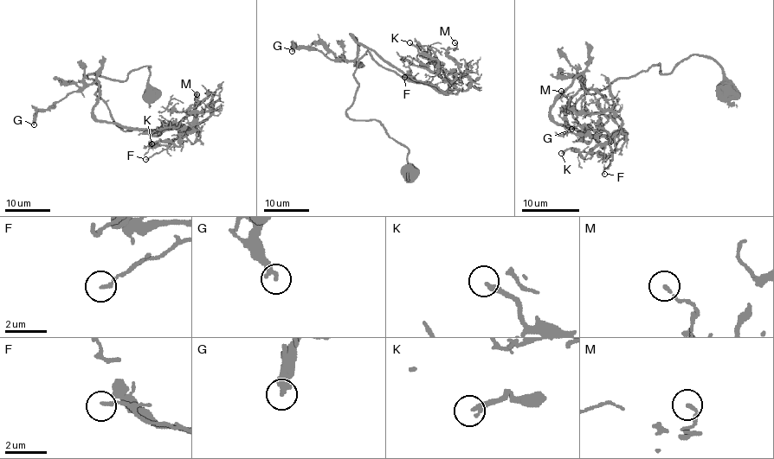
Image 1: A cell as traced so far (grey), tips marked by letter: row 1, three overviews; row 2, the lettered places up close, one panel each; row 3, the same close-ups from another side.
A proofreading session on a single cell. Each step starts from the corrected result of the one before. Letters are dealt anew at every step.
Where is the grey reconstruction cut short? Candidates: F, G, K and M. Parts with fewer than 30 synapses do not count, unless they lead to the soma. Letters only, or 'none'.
none

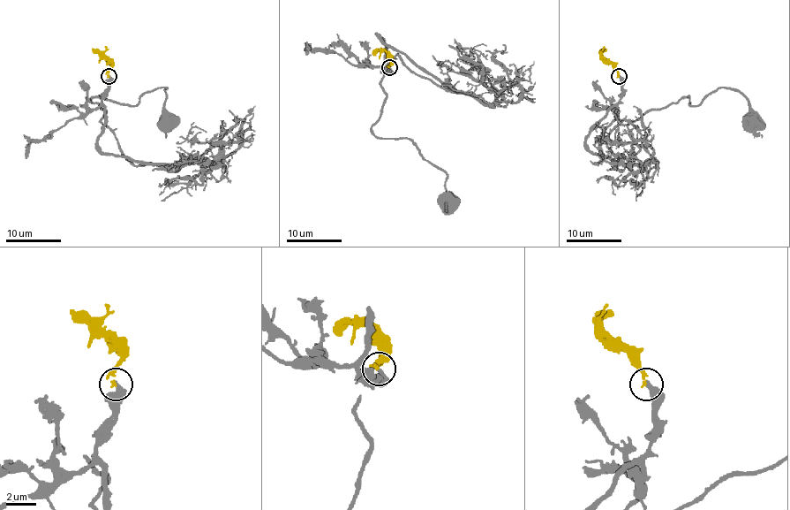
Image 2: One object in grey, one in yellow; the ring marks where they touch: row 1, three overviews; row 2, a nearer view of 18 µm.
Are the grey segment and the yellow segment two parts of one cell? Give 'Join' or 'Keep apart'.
Join

